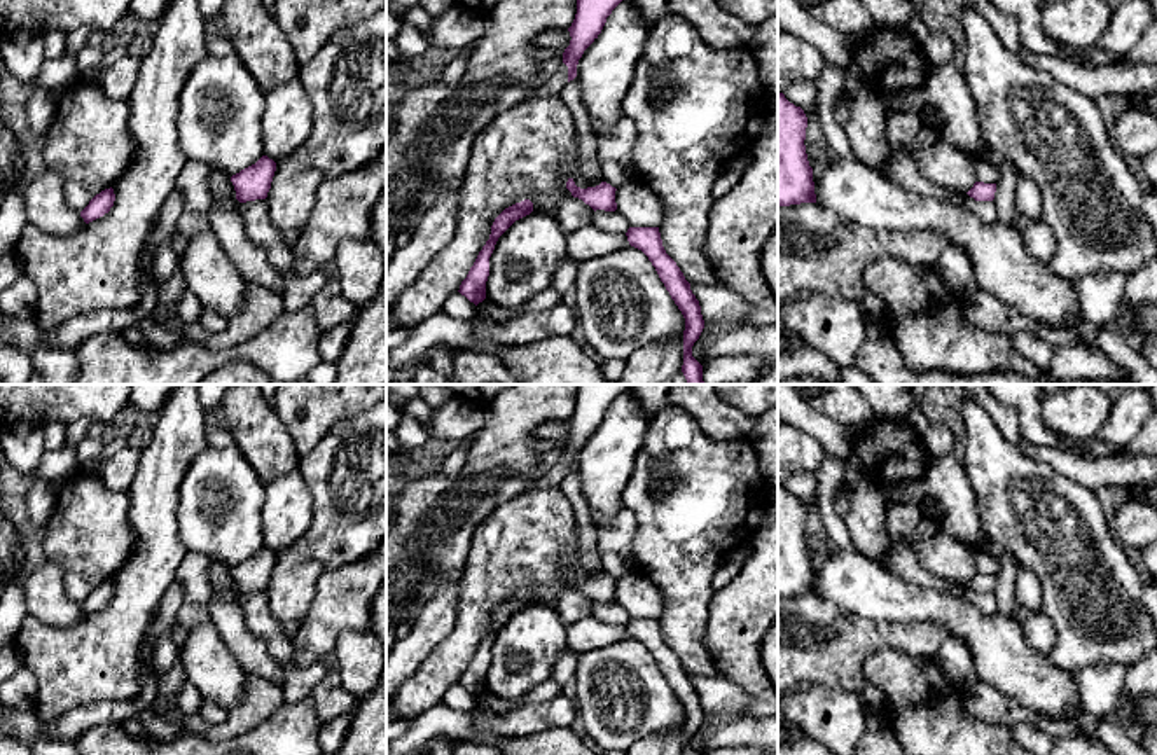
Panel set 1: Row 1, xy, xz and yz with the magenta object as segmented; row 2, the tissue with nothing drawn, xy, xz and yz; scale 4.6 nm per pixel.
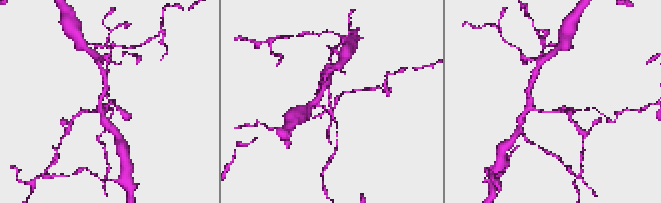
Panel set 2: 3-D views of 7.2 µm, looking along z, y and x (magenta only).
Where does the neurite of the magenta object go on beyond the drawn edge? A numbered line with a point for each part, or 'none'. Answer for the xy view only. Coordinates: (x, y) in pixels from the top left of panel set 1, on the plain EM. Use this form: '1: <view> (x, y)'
none

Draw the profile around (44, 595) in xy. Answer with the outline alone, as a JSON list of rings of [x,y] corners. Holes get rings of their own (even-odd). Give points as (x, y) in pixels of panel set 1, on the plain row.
[[[45,561],[42,566],[30,570],[21,578],[26,615],[52,626],[68,627],[86,617],[80,603],[66,598],[63,587],[63,571],[52,563]]]

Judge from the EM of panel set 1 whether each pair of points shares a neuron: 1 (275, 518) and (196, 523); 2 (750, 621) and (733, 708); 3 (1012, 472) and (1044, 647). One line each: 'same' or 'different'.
1: different
2: different
3: different

